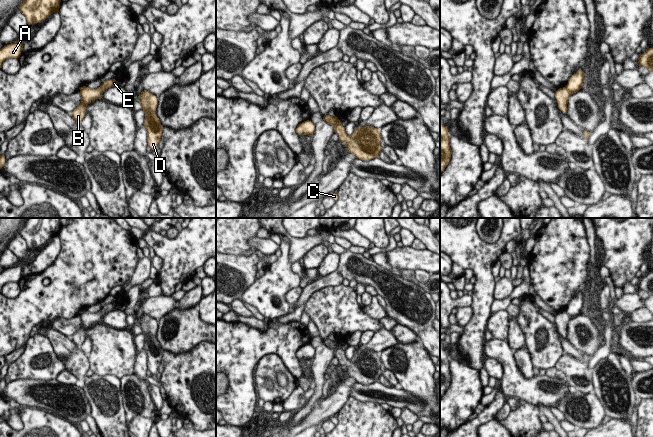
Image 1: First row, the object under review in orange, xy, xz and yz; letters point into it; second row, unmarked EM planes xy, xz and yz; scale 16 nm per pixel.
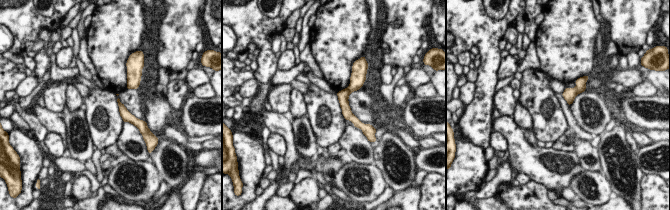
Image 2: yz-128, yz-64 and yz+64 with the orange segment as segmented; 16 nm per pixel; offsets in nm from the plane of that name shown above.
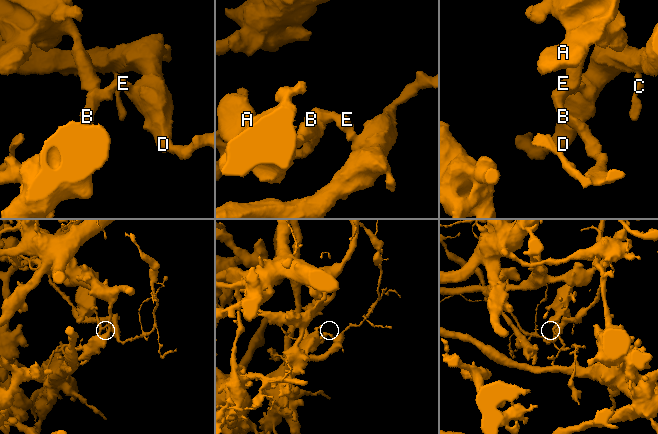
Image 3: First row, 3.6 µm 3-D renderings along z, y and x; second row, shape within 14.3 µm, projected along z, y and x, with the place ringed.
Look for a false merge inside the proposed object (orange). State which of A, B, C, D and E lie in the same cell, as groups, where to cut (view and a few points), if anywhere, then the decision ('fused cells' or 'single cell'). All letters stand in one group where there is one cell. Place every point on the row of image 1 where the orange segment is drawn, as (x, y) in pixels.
groups A / B C D E; cut yz (566, 86), (571, 93); fused cells

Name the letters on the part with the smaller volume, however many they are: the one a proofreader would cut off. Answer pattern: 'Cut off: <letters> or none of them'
Cut off: B, C, D, E

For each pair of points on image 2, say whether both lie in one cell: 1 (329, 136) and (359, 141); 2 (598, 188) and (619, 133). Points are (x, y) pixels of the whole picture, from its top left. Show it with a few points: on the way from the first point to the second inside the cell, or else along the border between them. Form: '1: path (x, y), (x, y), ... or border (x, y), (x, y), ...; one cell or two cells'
1: border (347, 126), (337, 142); two cells
2: border (602, 172), (608, 180), (612, 191); two cells

